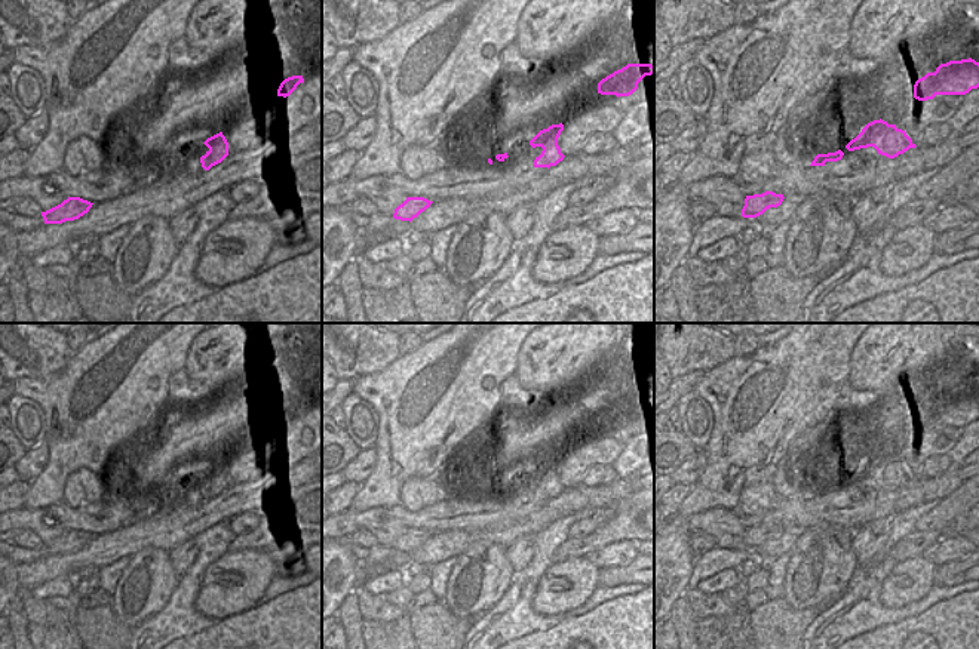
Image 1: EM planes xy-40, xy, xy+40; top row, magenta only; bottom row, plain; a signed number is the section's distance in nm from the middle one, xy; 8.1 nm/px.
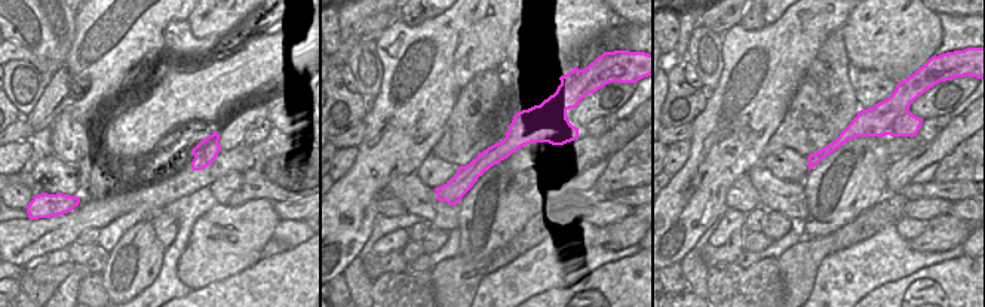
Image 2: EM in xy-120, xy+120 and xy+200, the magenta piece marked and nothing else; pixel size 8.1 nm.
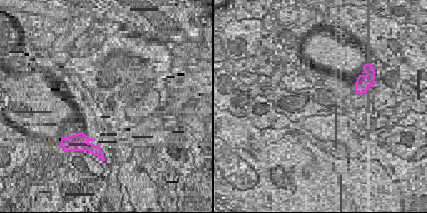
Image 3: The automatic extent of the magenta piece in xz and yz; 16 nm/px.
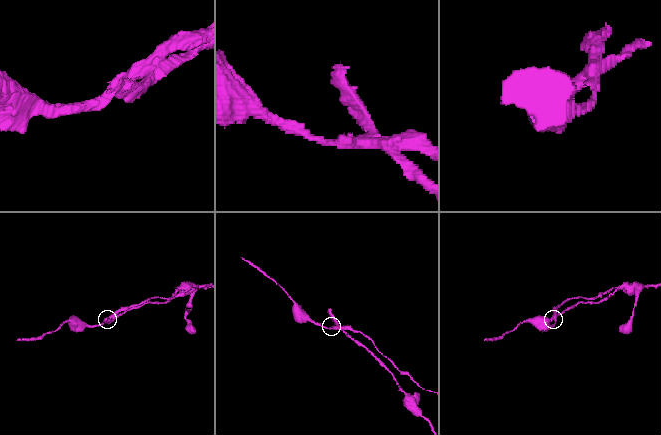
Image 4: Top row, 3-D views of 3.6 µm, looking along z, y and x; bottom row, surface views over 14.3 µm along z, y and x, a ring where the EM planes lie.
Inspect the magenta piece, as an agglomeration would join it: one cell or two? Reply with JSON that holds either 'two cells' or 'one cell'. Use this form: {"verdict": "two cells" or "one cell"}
{"verdict": "two cells"}

